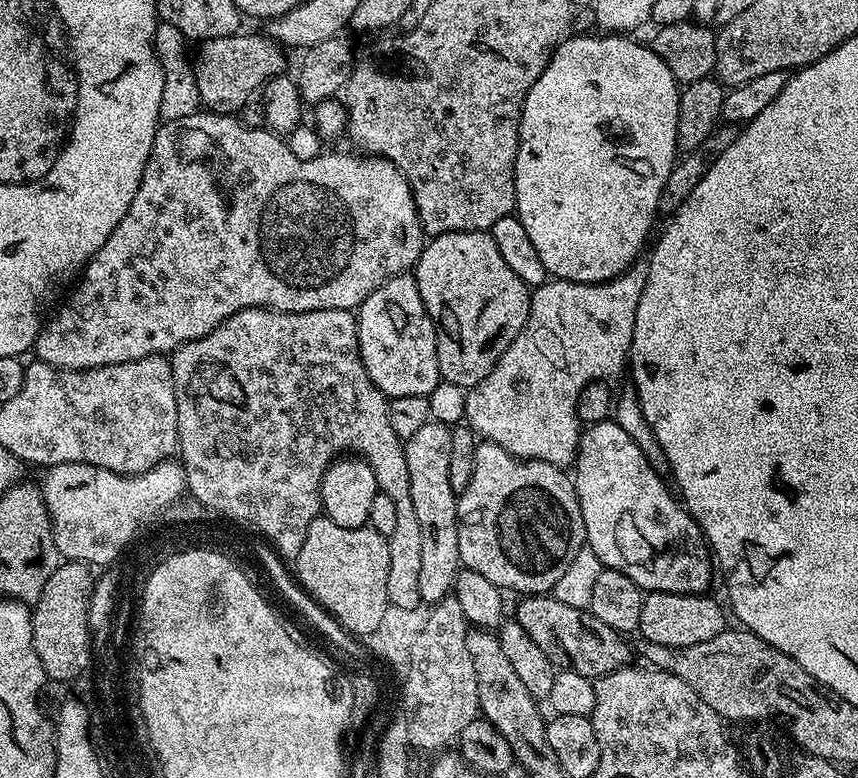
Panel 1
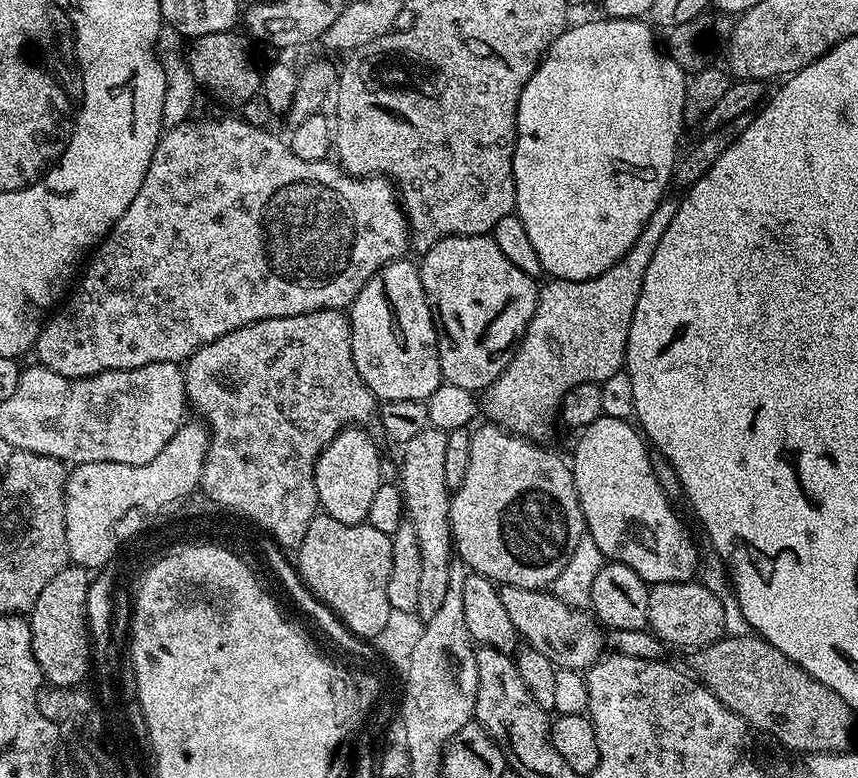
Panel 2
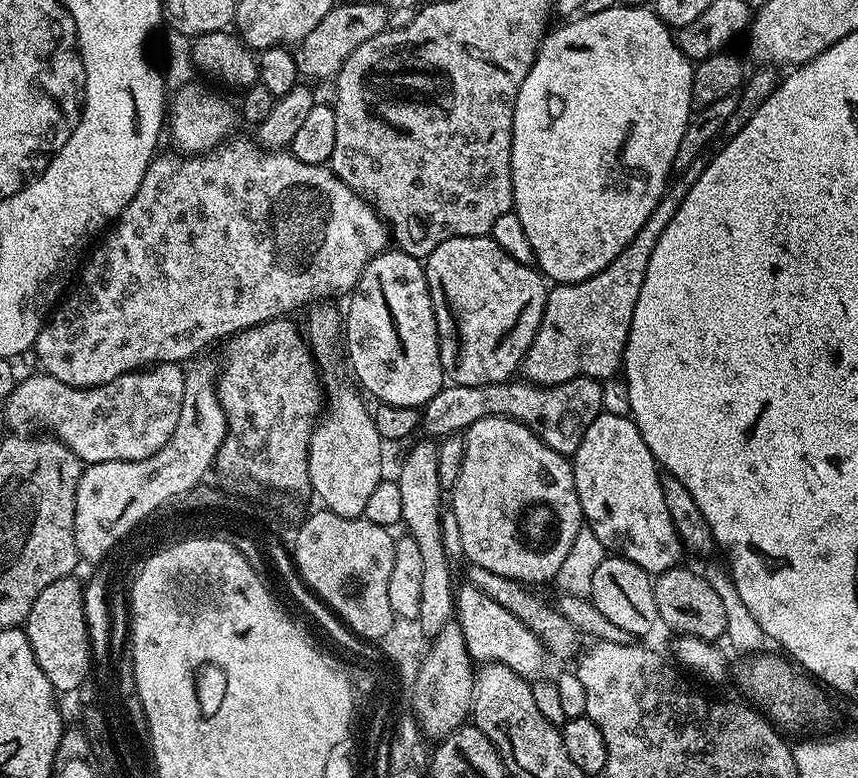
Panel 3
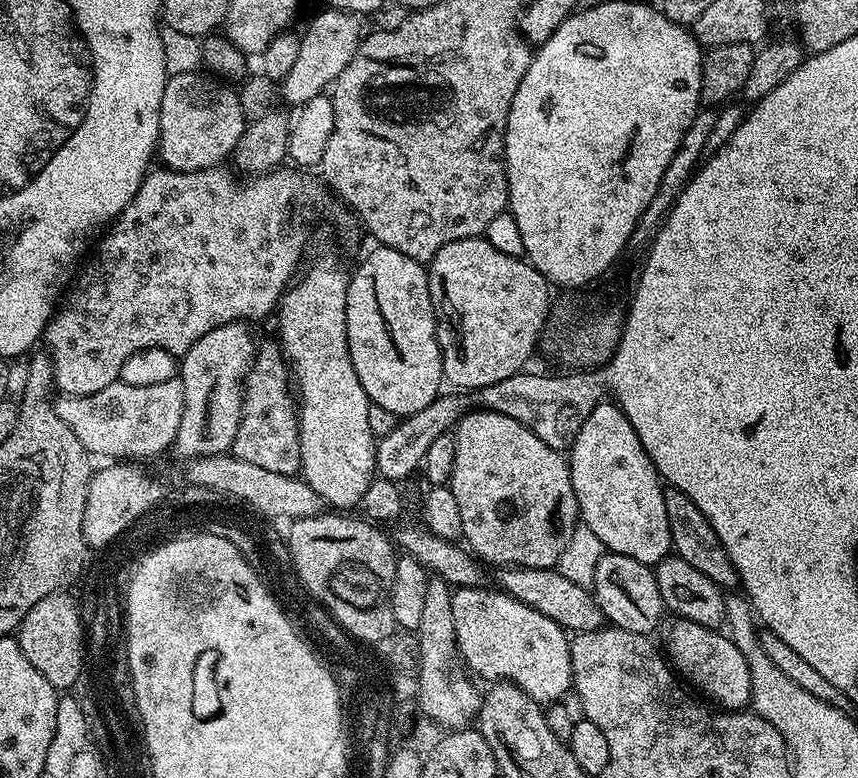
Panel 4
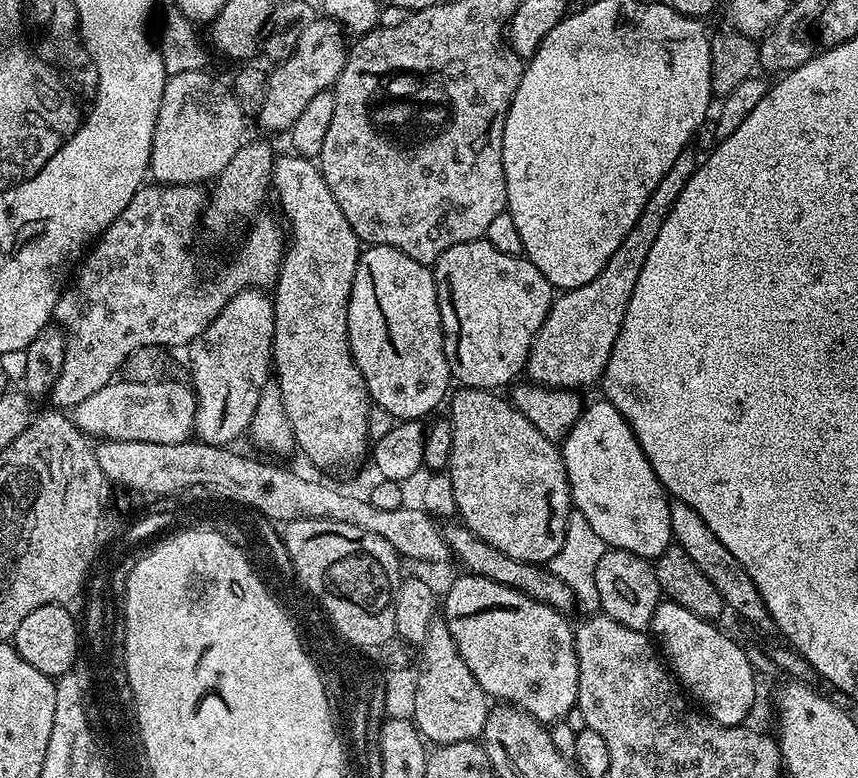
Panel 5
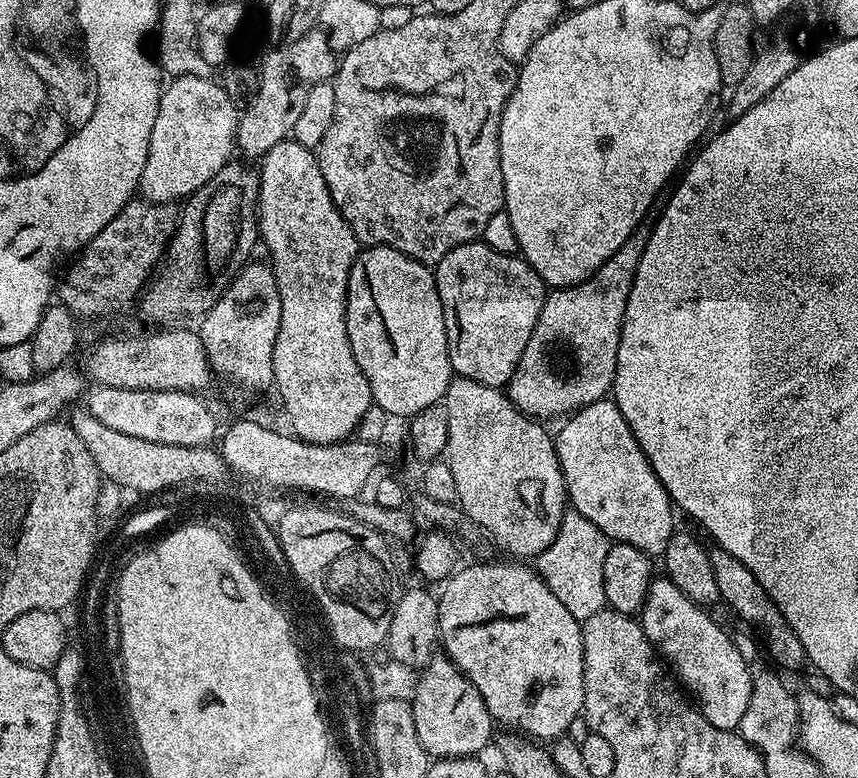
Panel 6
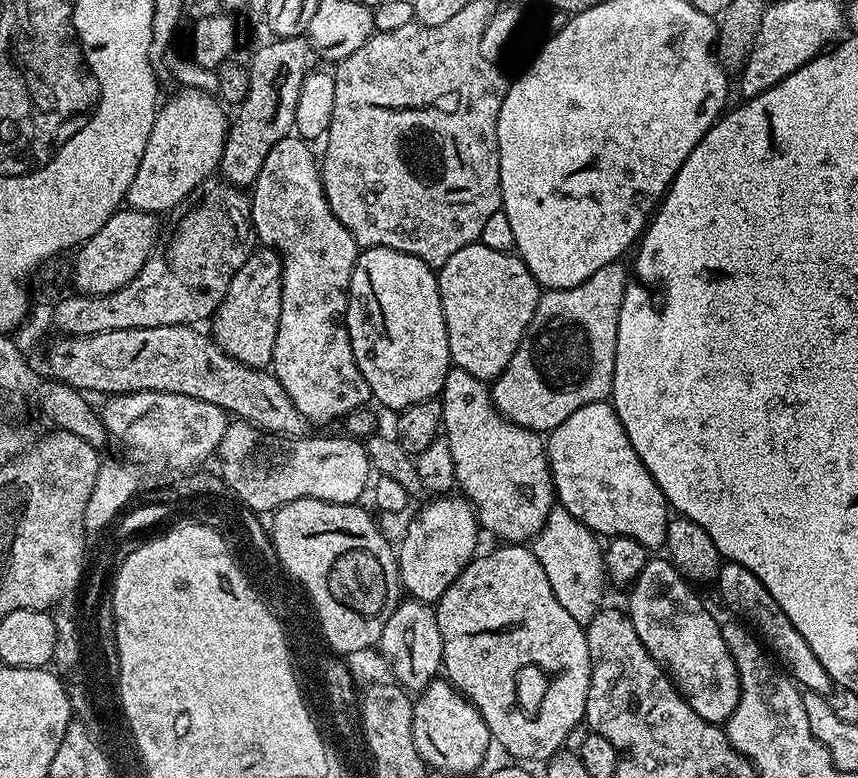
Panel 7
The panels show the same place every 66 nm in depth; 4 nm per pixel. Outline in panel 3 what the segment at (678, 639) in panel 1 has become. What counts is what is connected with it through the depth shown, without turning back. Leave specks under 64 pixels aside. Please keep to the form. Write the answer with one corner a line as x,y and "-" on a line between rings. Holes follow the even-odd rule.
677,566
659,573
653,579
654,602
658,602
658,614
660,615
659,623
668,628
673,628
676,634
680,636
697,636
700,639
709,641
719,641
724,636
726,630
726,606
722,606
722,598
718,598
718,593
714,591
714,586
706,582
698,574
694,574
691,567

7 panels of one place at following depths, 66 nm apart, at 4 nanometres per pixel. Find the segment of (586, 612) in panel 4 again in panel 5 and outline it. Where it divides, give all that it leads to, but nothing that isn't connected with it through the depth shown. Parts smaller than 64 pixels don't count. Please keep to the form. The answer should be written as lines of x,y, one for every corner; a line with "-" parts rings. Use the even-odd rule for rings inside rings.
458,520
447,521
441,529
443,540
446,542
449,551
467,567
465,568
471,575
490,578
492,582
502,582
502,586
510,586
519,592
525,592
530,598
550,606
554,610
568,614
571,608
577,607
574,594
566,582
562,582
549,572
547,567
522,563
521,560
512,559
502,554
501,551
495,550
488,543
478,538
472,531

